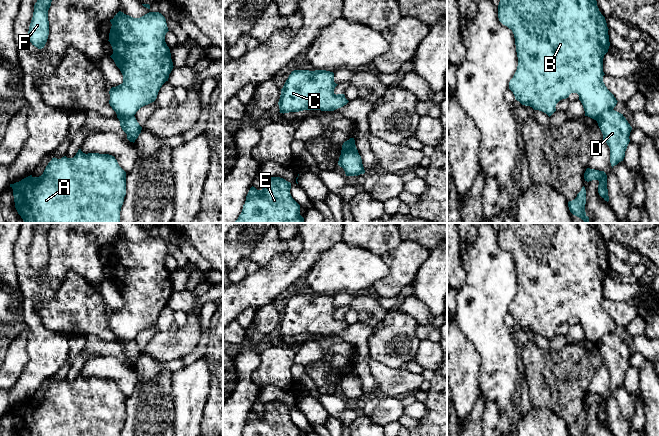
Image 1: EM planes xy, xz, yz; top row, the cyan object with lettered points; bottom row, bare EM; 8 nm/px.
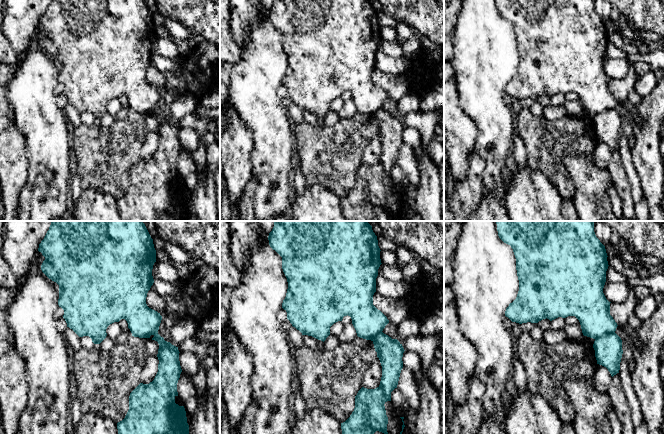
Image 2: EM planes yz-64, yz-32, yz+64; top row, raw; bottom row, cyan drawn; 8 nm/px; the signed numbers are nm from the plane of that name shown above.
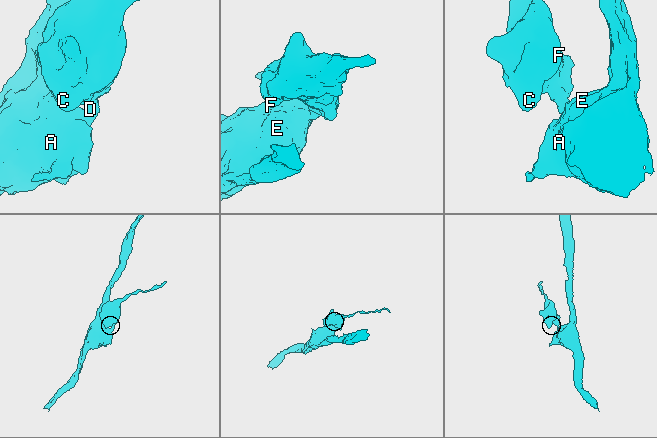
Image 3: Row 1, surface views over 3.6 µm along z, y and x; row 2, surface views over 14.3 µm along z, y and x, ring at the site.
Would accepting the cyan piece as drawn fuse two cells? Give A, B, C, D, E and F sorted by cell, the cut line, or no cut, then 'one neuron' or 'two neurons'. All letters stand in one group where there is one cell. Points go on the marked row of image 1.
groups A D E / B C F; cut yz (612, 109), (606, 110), (596, 120); two neurons

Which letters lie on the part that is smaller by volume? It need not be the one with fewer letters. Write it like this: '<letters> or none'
B, C, F

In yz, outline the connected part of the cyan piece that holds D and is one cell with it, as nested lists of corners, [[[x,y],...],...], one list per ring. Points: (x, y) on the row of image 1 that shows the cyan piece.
[[[615,110],[604,112],[596,121],[603,134],[603,140],[610,148],[610,163],[613,168],[625,157],[632,127],[623,114]]]

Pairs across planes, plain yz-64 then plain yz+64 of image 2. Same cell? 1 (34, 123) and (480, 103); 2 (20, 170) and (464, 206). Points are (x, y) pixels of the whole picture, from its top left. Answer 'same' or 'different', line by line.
1: same
2: different

